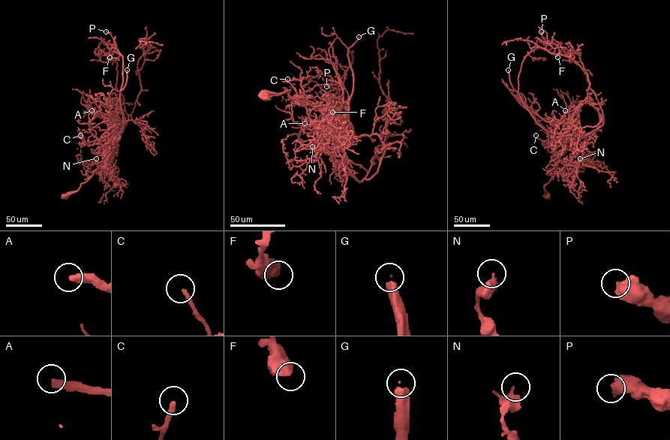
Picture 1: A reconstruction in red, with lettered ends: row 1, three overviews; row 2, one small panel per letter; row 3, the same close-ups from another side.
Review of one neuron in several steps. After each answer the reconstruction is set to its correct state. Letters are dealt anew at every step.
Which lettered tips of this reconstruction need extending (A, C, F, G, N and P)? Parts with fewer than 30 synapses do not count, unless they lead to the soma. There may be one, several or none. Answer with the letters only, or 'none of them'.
A, C, G

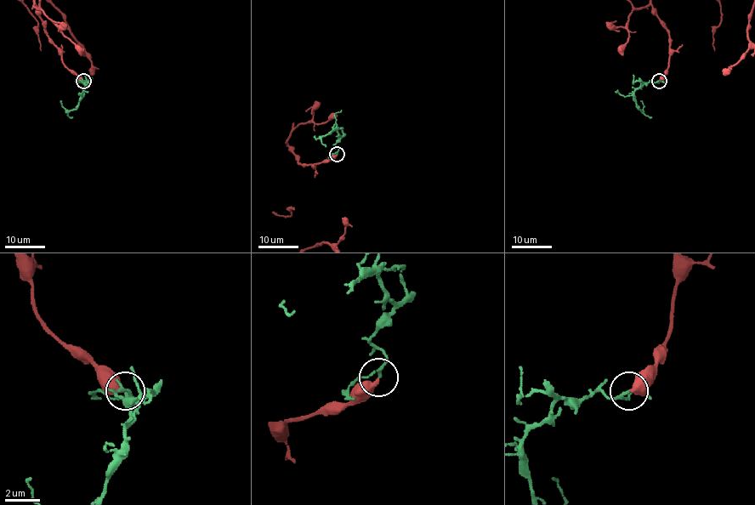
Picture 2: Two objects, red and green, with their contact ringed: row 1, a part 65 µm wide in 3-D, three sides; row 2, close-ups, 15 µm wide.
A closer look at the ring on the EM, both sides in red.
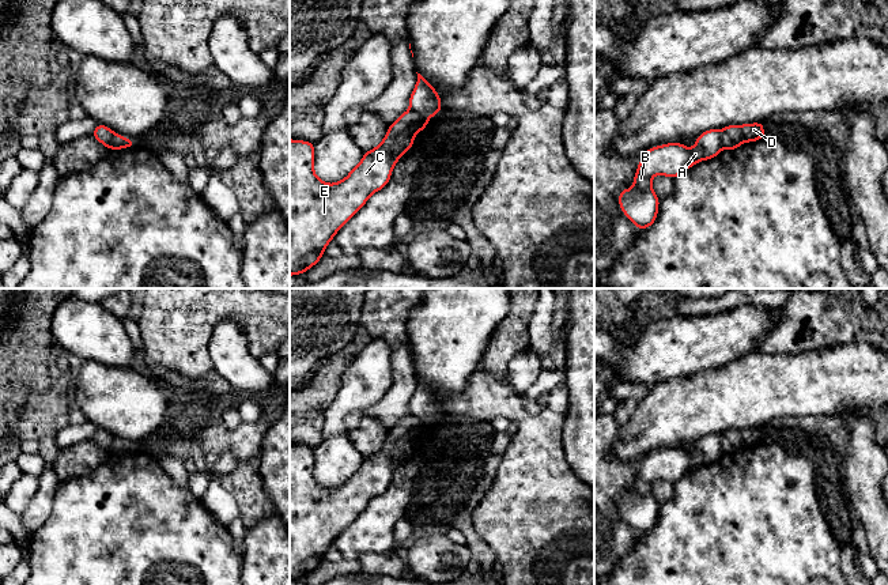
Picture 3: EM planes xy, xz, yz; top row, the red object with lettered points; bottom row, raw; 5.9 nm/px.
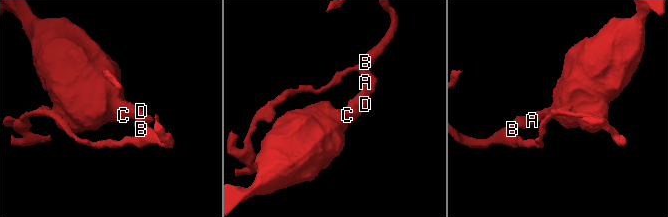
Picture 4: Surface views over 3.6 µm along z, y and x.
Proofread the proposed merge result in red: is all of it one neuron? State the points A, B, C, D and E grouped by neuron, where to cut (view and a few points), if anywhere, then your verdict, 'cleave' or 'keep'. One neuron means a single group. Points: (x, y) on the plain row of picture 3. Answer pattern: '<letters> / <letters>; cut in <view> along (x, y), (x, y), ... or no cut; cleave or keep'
A B / C D E; cut in xz along (411, 412), (427, 423); cleave

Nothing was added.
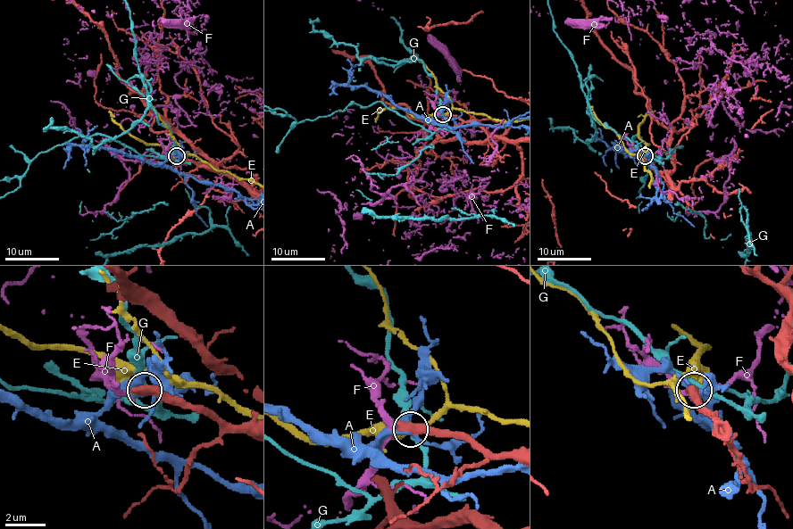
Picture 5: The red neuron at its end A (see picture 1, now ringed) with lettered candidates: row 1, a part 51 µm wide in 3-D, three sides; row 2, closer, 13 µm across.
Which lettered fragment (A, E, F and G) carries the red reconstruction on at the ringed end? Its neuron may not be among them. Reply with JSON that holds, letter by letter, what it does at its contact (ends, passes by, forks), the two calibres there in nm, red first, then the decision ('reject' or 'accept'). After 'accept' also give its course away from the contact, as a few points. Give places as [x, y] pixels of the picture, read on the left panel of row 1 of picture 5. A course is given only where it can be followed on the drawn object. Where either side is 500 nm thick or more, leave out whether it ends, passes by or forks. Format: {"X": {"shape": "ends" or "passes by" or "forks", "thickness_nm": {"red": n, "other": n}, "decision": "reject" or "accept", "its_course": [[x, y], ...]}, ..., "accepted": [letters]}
{"A": {"thickness_nm": {"red": 500, "other": 280}, "decision": "reject"}, "E": {"shape": "ends", "thickness_nm": {"red": 440, "other": 180}, "decision": "reject"}, "F": {"shape": "passes by", "thickness_nm": {"red": 440, "other": 240}, "decision": "reject"}, "G": {"thickness_nm": {"red": 550, "other": 200}, "decision": "reject"}, "accepted": []}

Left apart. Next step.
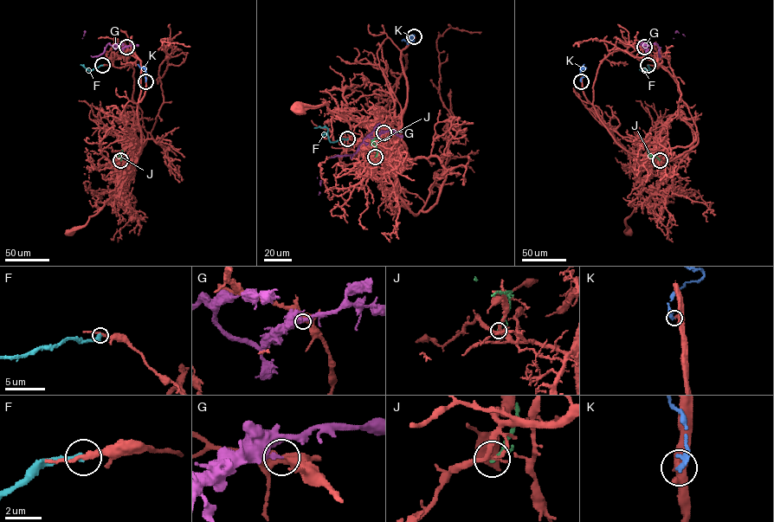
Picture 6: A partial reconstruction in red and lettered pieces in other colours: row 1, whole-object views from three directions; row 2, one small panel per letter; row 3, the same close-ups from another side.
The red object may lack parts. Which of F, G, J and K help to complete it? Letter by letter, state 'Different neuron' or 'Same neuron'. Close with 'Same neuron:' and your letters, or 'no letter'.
F: Different neuron
G: Different neuron
J: Different neuron
K: Different neuron
Same neuron: no letter

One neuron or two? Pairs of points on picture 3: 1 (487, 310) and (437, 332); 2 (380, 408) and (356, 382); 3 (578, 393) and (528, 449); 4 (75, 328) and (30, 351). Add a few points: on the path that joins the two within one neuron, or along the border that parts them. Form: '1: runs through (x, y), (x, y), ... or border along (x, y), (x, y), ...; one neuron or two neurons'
1: runs through (475, 310), (465, 310), (449, 327); one neuron
2: border along (393, 376), (390, 388), (363, 412); two neurons
3: border along (566, 414), (562, 445); two neurons
4: border along (56, 308), (52, 316), (53, 340); two neurons

